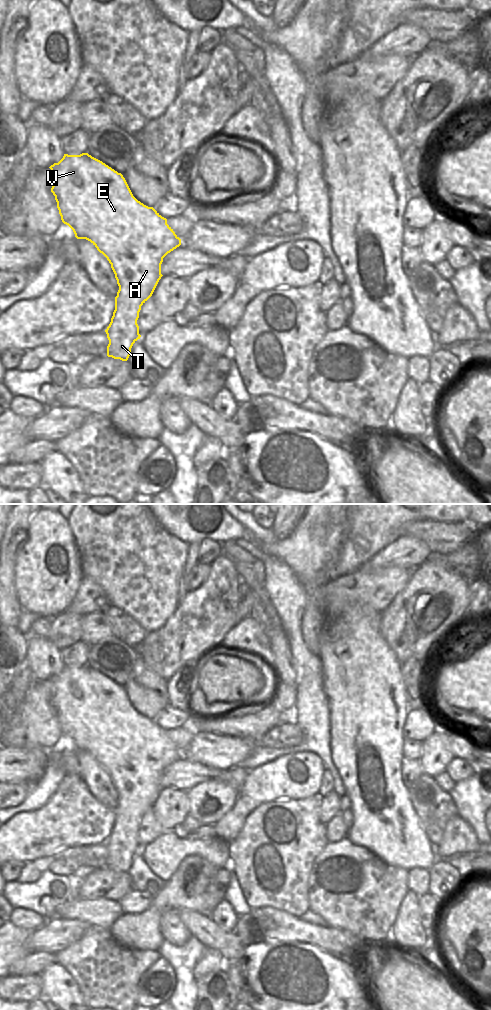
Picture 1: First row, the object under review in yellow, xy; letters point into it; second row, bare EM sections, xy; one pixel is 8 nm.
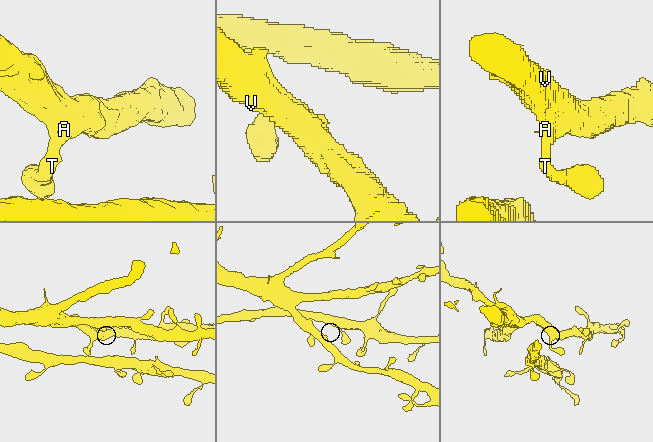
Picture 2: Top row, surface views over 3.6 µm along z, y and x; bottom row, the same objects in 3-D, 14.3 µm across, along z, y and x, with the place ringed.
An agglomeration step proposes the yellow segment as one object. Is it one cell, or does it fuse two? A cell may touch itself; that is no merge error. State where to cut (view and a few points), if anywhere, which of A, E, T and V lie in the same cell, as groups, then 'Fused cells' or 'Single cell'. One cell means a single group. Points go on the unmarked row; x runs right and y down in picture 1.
No split. Groups: A E T V. Single cell.

